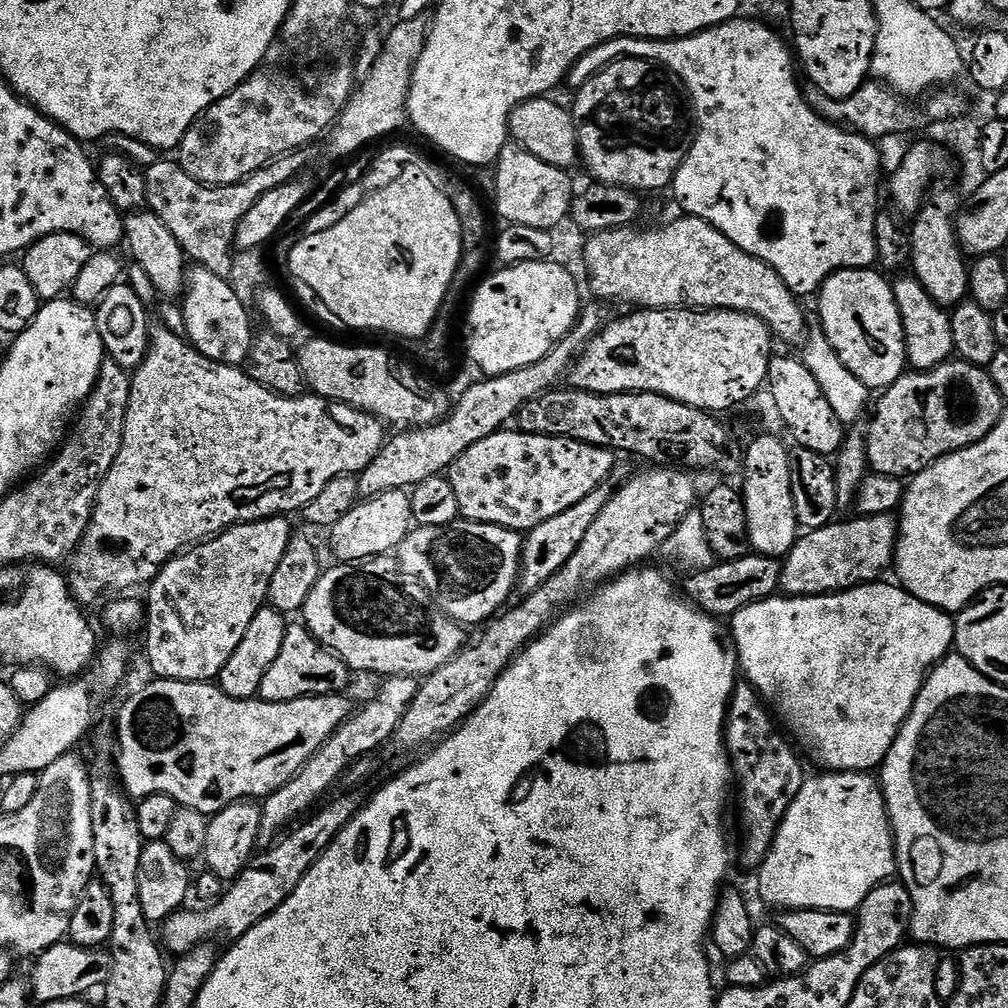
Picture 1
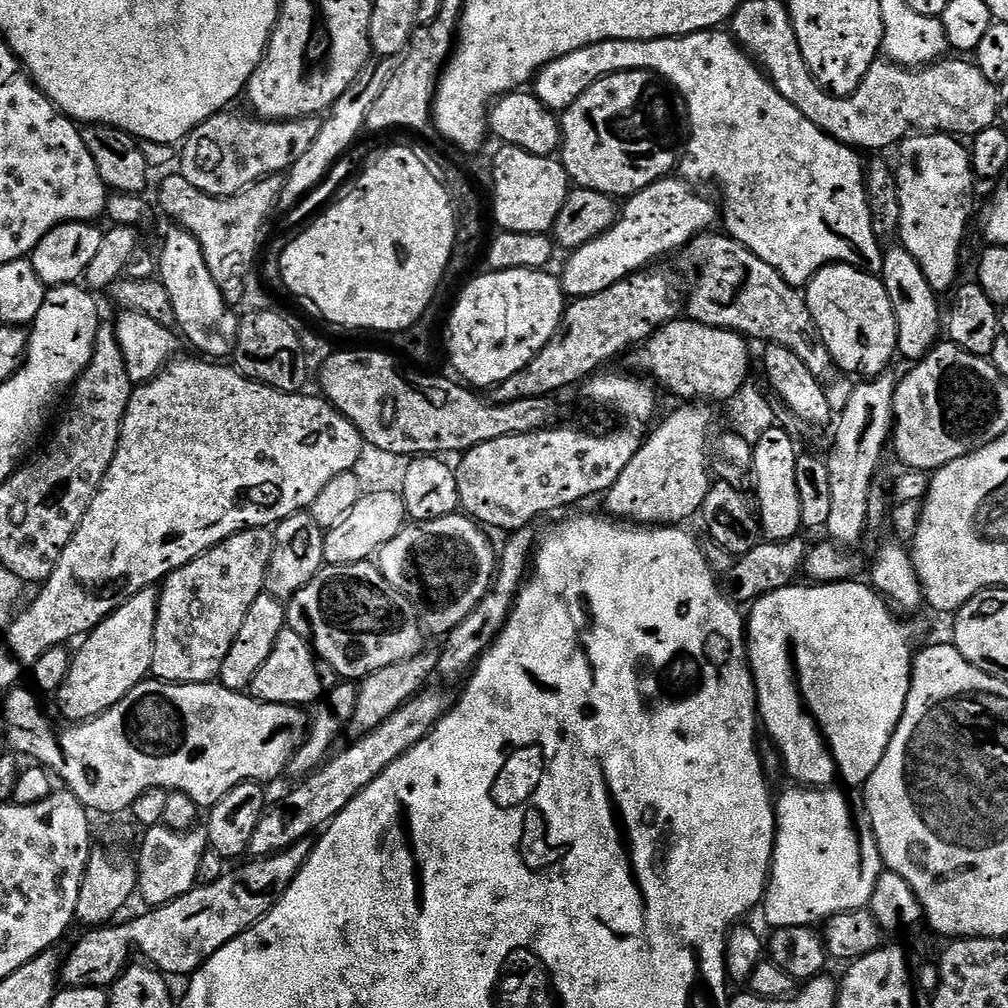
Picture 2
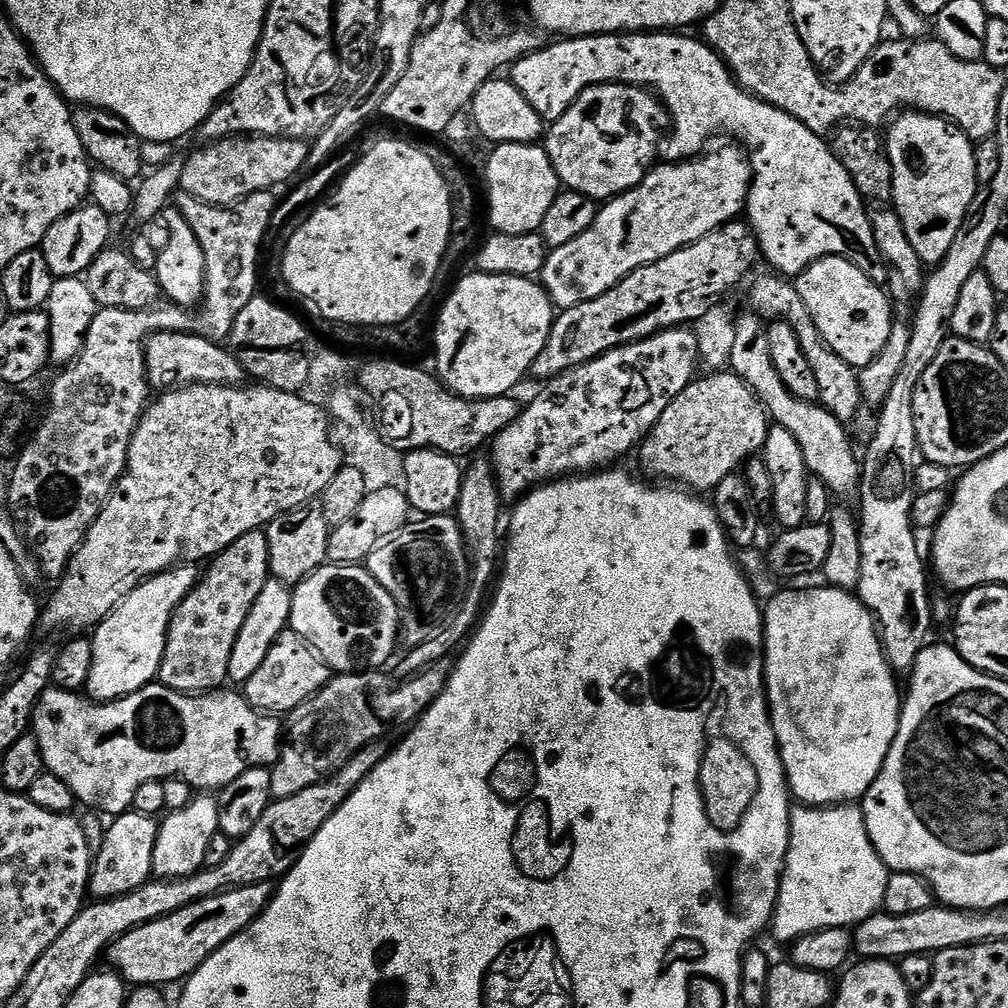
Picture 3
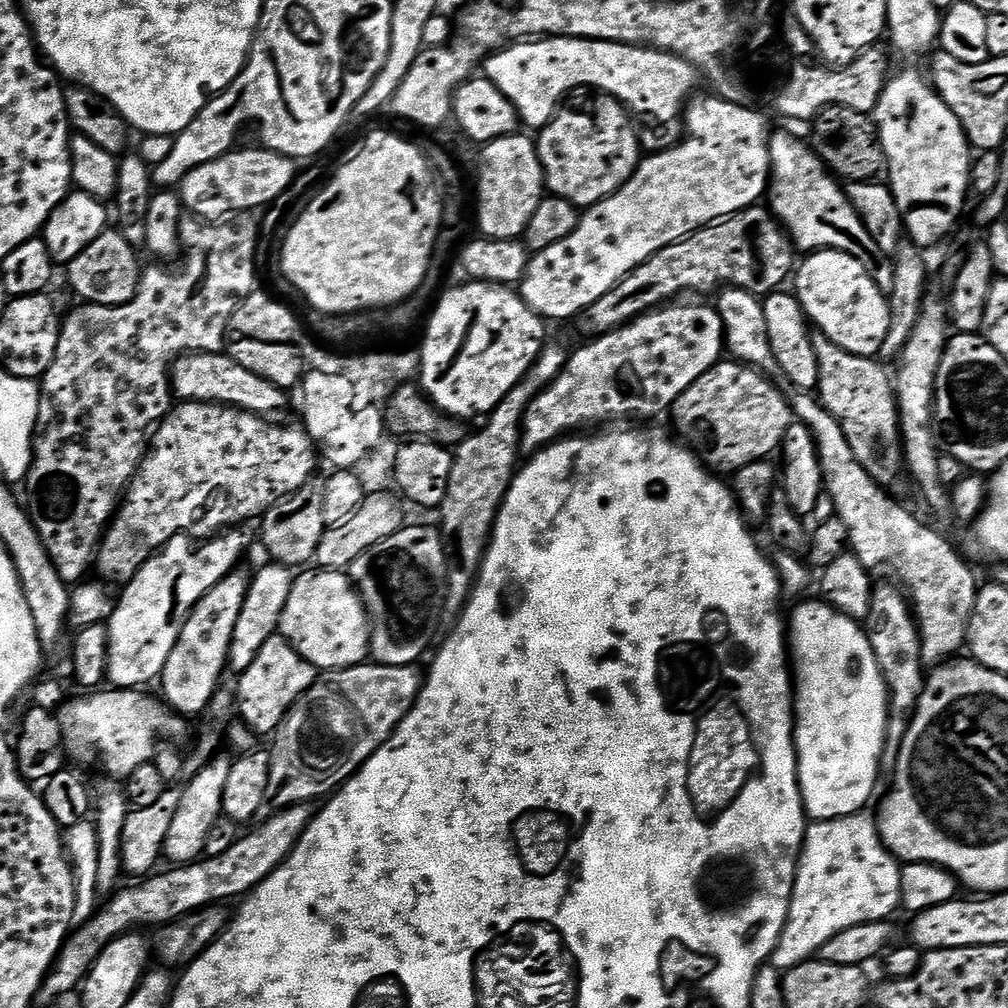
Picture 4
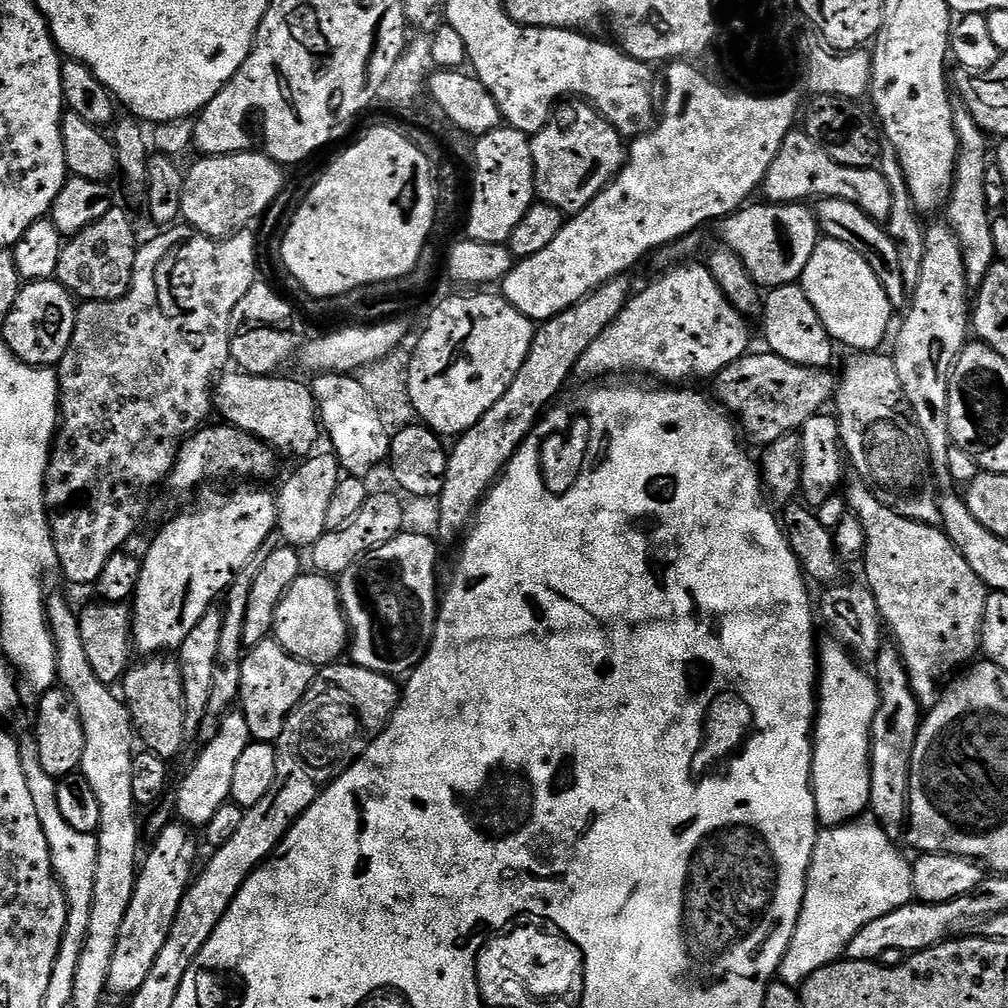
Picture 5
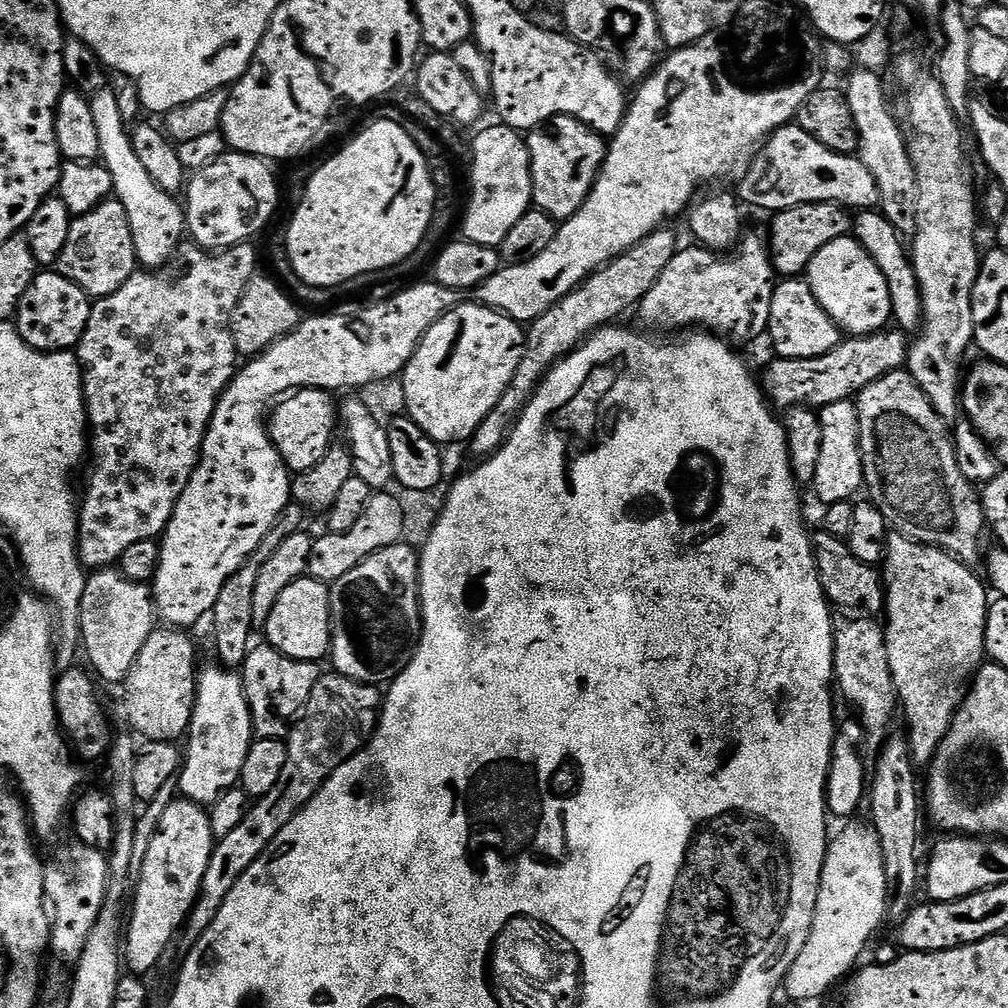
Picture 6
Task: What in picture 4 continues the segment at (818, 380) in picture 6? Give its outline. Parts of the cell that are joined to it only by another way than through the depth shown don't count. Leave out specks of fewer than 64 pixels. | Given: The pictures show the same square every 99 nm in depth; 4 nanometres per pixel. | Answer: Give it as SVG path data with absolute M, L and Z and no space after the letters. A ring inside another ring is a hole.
M731 358L706 370L684 391L672 403L671 416L682 435L696 440L697 449L704 448L705 465L720 474L734 474L742 466L768 460L771 452L783 445L786 430L794 422L787 395L760 372ZM704 432L712 432L712 437Z

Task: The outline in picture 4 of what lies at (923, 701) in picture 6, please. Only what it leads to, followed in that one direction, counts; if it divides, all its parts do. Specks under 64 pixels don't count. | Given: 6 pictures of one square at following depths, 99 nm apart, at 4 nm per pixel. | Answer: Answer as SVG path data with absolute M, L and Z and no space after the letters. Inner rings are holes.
M789 387L786 395L788 405L792 407L793 417L812 429L824 475L824 491L830 494L830 498L834 498L836 516L846 525L851 555L856 556L858 562L862 562L862 566L867 568L869 573L877 574L876 572L884 571L896 575L895 583L906 593L916 617L916 625L920 627L922 658L925 665L939 666L951 661L955 657L952 655L959 648L965 647L968 623L976 605L978 583L976 584L976 576L972 573L971 566L952 549L952 544L946 537L939 536L934 529L927 528L918 517L911 516L902 505L895 504L884 493L887 491L872 481L870 474L862 470L862 462L854 458L854 450L850 450L850 442L846 442L846 434L842 434L842 426L834 418L834 414L827 412L811 391Z

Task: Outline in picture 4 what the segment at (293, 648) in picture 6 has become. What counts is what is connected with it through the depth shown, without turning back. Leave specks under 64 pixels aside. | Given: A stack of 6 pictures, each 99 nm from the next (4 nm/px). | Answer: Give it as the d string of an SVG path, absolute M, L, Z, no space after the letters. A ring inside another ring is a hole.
M316 570L312 577L297 575L293 579L279 635L285 636L290 646L318 670L353 668L369 659L372 621L356 585L344 572Z

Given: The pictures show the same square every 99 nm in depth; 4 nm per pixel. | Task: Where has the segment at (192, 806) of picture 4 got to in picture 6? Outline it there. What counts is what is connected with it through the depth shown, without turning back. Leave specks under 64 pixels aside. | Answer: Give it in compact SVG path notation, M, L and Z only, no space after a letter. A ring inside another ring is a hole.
M215 666L216 668L204 668L199 669L197 678L196 678L196 705L194 706L194 714L192 715L192 721L188 727L186 733L186 741L188 740L188 748L186 744L186 751L182 756L182 767L178 773L178 779L180 782L180 791L179 795L186 800L193 800L194 803L201 806L210 806L218 798L222 798L222 794L227 788L234 788L239 785L240 775L242 774L242 762L246 762L246 754L250 750L252 741L254 739L254 733L252 731L252 715L248 709L248 699L244 693L244 681L233 669L226 668L223 666Z

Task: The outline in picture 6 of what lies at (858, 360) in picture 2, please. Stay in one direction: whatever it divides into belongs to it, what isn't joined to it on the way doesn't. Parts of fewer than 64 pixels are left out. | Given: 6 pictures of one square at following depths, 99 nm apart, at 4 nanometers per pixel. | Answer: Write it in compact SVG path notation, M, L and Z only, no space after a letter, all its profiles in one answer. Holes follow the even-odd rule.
M851 235L830 242L830 246L822 246L822 250L810 258L806 279L814 298L822 302L822 310L834 318L841 333L852 338L873 336L889 327L892 320L890 286L886 286L886 278L882 278L882 270L874 258L870 258Z

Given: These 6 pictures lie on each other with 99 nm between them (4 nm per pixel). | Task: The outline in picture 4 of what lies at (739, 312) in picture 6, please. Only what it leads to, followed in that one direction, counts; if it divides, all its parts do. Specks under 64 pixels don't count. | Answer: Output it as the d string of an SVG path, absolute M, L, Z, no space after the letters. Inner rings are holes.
M669 302L653 308L651 312L637 316L623 328L589 339L584 342L588 344L582 345L577 352L575 349L568 357L563 374L530 402L524 415L524 425L520 428L521 453L535 454L569 434L576 434L593 426L604 426L609 422L624 422L627 421L624 420L627 416L632 422L648 422L644 420L660 416L663 412L665 415L672 403L690 386L694 386L694 382L698 382L698 378L702 378L706 370L721 363L726 352L724 323L715 307L711 303L680 303L684 302Z

